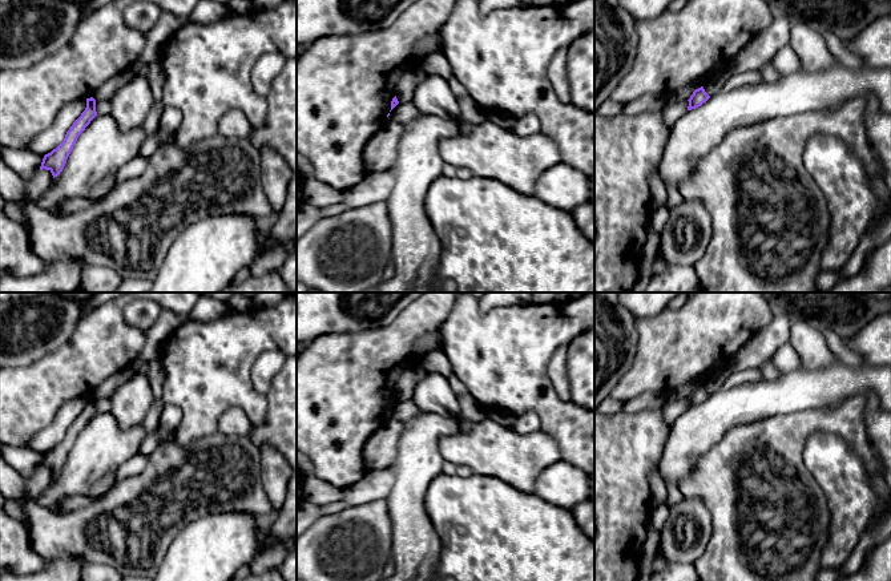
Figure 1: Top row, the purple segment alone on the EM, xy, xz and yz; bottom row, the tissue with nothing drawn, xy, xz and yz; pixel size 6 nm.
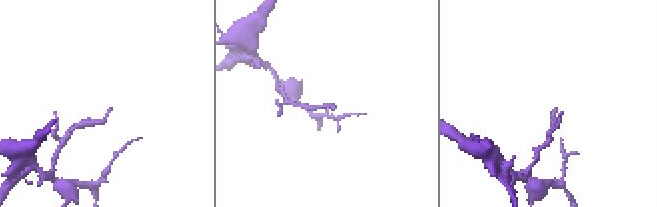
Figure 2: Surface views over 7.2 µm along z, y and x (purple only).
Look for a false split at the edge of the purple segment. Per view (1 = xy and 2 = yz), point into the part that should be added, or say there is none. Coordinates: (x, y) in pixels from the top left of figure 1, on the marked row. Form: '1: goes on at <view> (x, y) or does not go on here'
1: does not go on here
2: does not go on here

